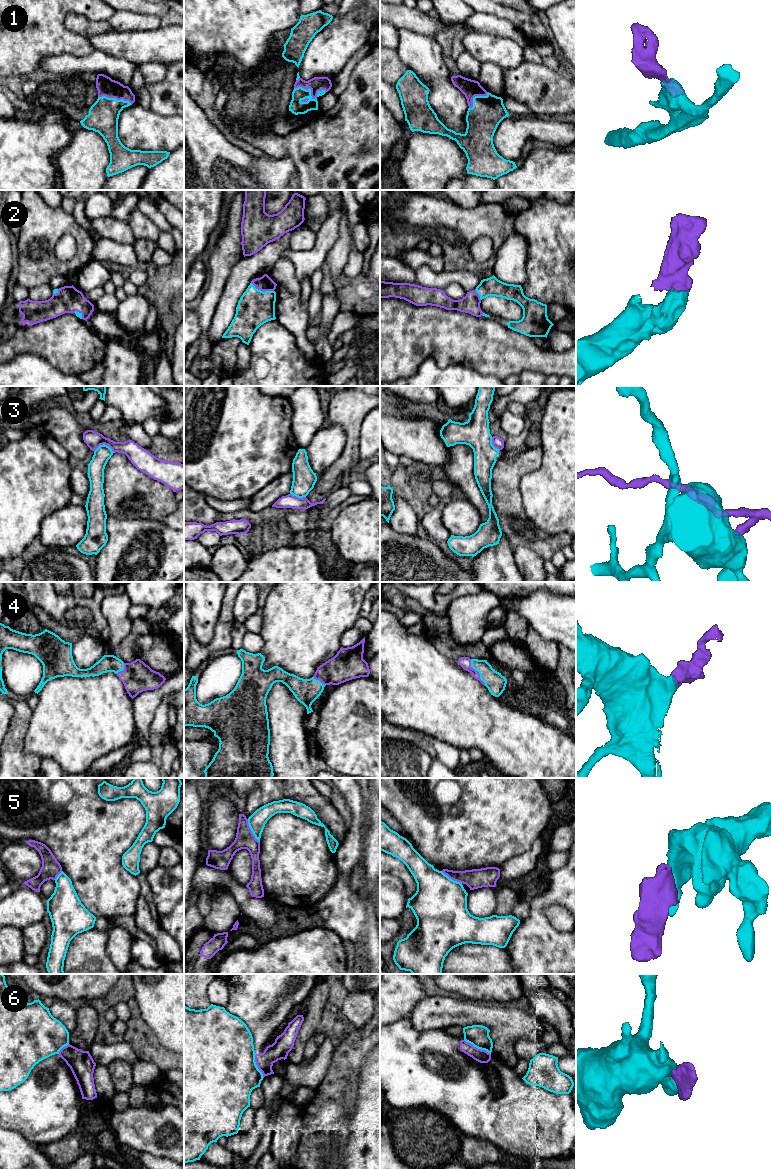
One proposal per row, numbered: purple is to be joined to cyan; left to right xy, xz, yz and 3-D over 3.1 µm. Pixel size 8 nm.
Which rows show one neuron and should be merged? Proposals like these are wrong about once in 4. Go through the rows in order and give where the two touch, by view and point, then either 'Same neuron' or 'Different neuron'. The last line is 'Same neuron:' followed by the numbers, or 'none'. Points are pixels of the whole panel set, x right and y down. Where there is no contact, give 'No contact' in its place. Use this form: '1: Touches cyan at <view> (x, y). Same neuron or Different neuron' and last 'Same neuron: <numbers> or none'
1: Touches cyan at xz (310, 93). Same neuron
2: Touches cyan at xz (262, 291). Same neuron
3: Touches cyan at xy (104, 444). Different neuron
4: Touches cyan at yz (478, 671). Same neuron
5: Touches cyan at xz (251, 830). Different neuron
6: Touches cyan at yz (477, 1047). Different neuron
Same neuron: 1, 2, 4

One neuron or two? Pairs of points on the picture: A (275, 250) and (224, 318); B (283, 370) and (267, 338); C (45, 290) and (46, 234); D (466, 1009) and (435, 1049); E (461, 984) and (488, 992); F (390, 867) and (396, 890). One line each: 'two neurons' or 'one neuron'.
A: one neuron
B: one neuron
C: two neurons
D: two neurons
E: one neuron
F: two neurons

